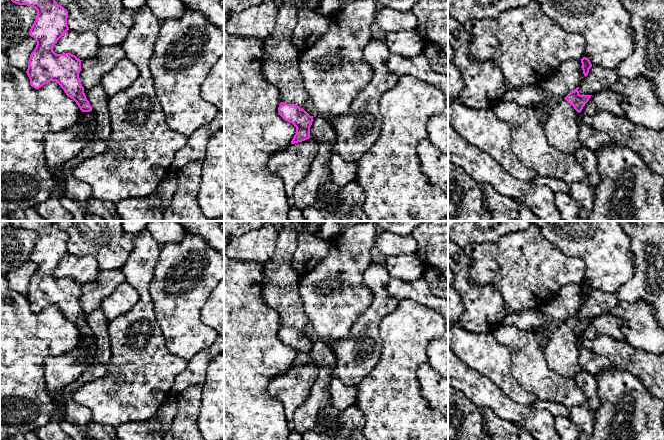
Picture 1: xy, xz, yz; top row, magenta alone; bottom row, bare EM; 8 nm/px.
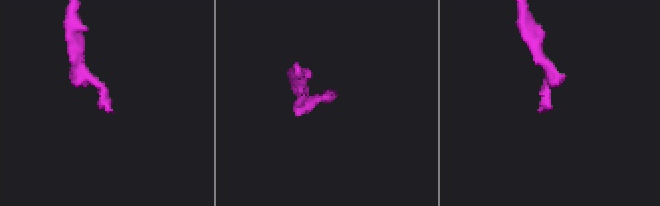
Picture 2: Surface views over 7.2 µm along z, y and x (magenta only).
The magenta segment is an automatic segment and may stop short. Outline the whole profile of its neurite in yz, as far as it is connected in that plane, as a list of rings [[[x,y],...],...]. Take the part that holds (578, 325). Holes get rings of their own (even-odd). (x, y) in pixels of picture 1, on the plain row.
[[[577,311],[565,322],[552,327],[544,338],[544,355],[550,369],[573,379],[579,365],[579,337],[592,319],[580,319]]]

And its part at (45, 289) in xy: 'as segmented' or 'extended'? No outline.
extended

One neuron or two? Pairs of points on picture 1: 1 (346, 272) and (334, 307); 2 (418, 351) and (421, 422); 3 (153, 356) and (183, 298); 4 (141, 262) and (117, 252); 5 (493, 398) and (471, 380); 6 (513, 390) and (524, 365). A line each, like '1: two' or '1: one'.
1: one
2: one
3: two
4: two
5: one
6: two

